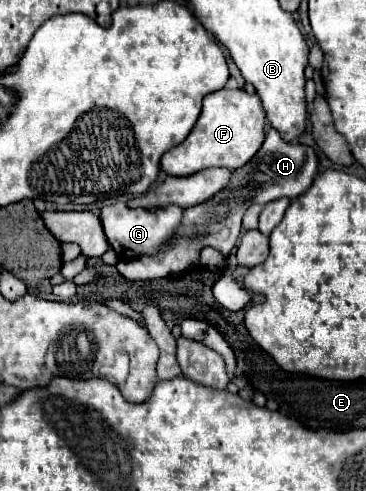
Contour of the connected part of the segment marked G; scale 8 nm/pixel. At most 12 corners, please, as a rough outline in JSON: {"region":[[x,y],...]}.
{"region":[[102,207],[118,259],[156,255],[182,223],[180,207]]}

